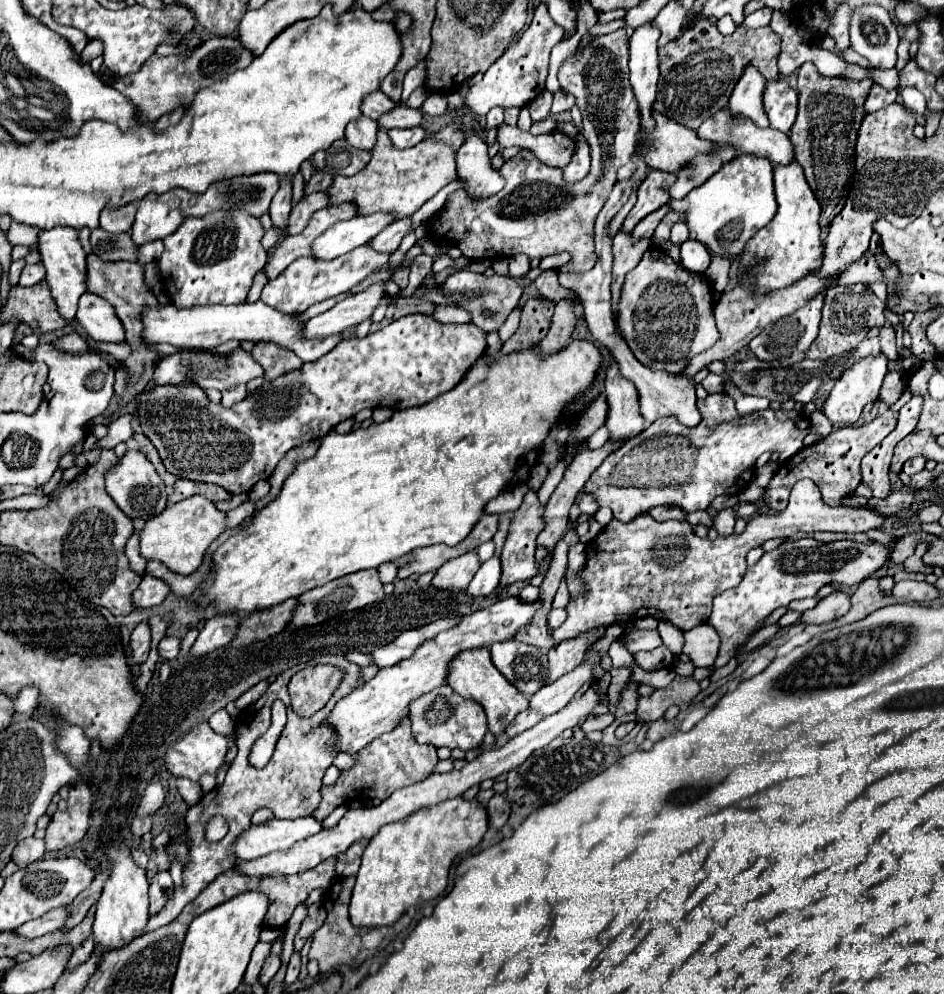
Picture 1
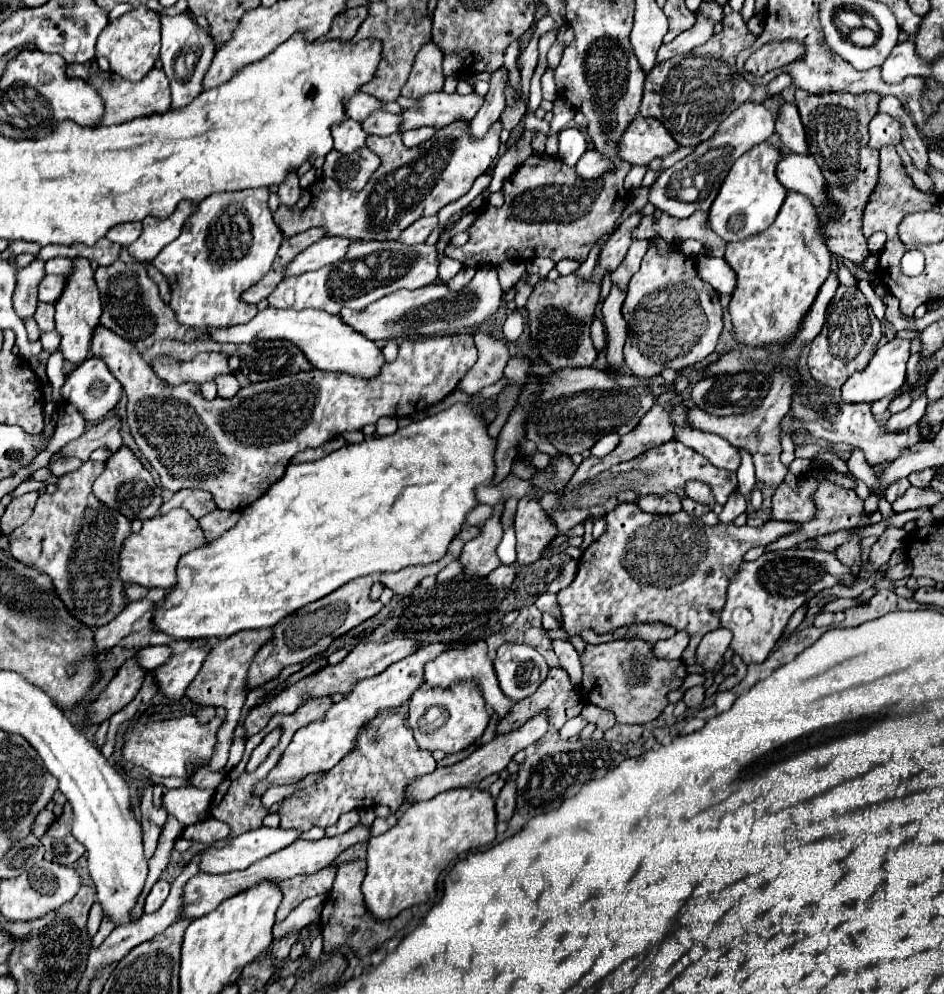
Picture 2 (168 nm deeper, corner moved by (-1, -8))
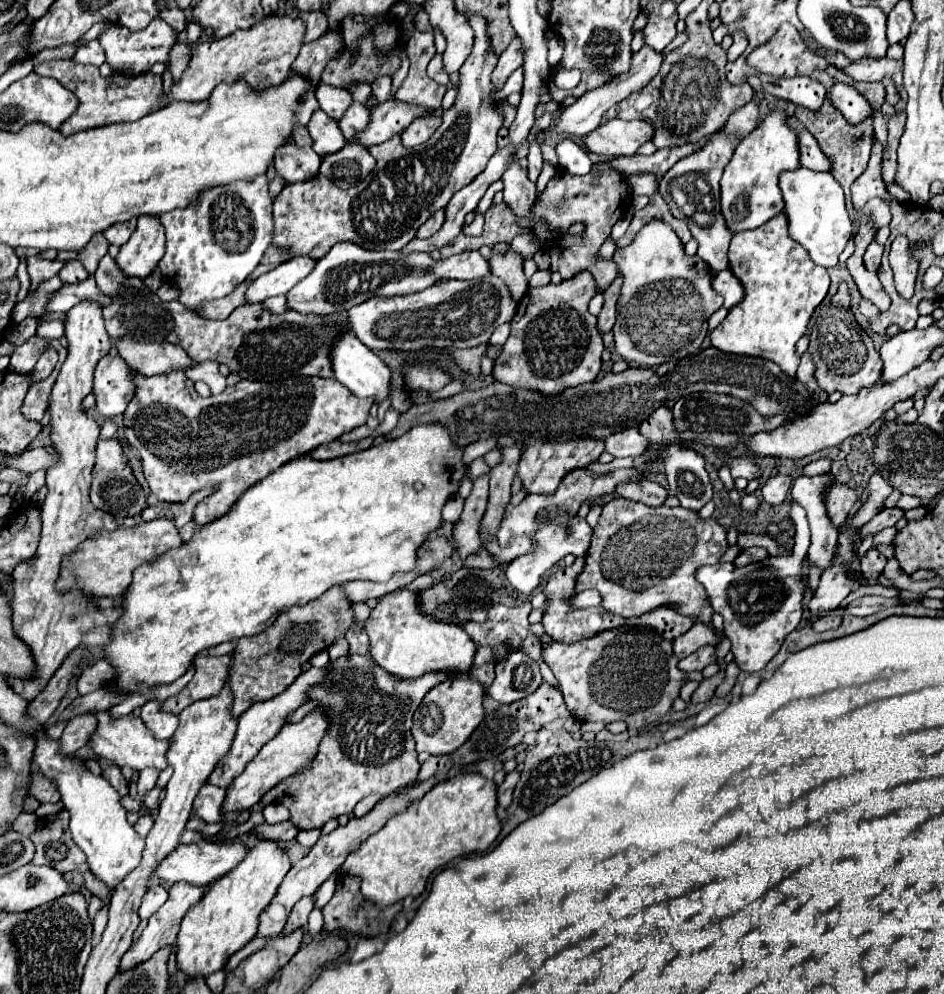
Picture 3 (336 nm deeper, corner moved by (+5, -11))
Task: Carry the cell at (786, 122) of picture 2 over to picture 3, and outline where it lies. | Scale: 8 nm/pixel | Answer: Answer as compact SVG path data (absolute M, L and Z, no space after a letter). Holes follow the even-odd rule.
M803 128L803 130L797 130L797 140L799 140L799 162L801 162L801 166L827 172L831 164L827 162L827 156L821 154L815 138Z

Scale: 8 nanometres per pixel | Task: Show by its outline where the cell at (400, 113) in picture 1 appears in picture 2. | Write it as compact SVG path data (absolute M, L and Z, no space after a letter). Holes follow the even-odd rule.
M381 109L381 111L375 111L373 115L369 115L369 119L365 119L361 123L361 127L369 135L391 135L391 133L399 131L399 123L401 123L399 115L391 115Z

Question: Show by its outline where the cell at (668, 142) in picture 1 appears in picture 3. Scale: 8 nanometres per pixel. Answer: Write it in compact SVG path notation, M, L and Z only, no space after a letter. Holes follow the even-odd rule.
M613 118L583 136L583 144L605 158L633 156L637 150L653 140L653 126L643 120L621 120Z

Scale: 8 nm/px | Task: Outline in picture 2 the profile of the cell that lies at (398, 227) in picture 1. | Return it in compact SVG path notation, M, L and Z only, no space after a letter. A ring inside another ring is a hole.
M437 215L421 217L419 221L415 221L411 227L407 227L407 229L401 233L399 241L401 241L401 243L425 243L427 237L431 235L431 231L437 229L437 225L439 225Z

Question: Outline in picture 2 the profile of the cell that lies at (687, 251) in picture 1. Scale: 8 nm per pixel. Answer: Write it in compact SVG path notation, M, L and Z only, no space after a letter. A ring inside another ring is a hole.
M697 257L697 271L701 275L703 281L707 281L715 291L725 293L725 295L733 295L735 287L737 287L737 275L733 273L733 269L727 265L725 259L717 259L717 257Z

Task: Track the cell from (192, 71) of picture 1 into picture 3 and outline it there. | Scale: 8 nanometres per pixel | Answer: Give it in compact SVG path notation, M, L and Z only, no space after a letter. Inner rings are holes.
M51 60L51 62L39 64L39 66L35 66L35 72L41 76L53 76L65 88L75 92L75 96L79 98L79 102L81 102L79 110L59 128L67 136L81 132L81 130L113 124L113 122L139 120L145 114L155 112L155 110L165 106L165 102L163 102L165 100L163 78L155 76L151 72L135 76L135 78L113 78L113 76L103 78L103 76L99 76L95 66L79 66L79 64L73 64L69 60Z

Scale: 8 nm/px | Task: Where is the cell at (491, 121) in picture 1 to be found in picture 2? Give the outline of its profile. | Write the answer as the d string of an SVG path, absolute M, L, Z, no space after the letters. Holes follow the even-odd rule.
M500 120L495 122L483 139L473 139L469 121L457 121L439 129L419 147L405 147L399 135L367 137L367 147L381 157L381 167L371 175L363 191L339 189L339 185L323 177L309 187L309 203L299 199L293 207L279 205L273 213L285 237L293 237L311 227L323 227L327 237L347 237L361 241L399 239L401 231L425 215L435 215L441 207L463 197L473 181L485 173L499 153Z

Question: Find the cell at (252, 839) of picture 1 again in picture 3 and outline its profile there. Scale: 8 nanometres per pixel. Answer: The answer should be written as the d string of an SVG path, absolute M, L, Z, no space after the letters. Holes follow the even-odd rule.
M199 840L193 844L179 844L155 870L155 874L165 882L189 882L195 886L209 886L211 882L219 880L223 874L233 870L249 852L249 846L235 840L221 840L221 842L207 842Z

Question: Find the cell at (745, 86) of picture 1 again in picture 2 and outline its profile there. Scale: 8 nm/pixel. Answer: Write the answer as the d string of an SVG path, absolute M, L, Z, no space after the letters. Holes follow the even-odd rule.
M743 103L737 111L733 111L723 123L721 127L715 131L715 135L711 139L707 139L705 143L699 143L695 147L695 151L691 155L687 155L685 159L681 159L679 163L675 163L671 169L663 171L659 175L659 179L651 185L651 191L649 191L649 201L659 207L661 211L669 213L669 215L693 215L697 209L701 211L709 211L711 203L715 201L717 193L719 193L719 187L723 183L723 179L727 177L731 165L743 155L747 153L753 145L769 139L775 131L775 119L773 115L763 107L763 105L755 105L755 103ZM701 175L705 177L705 185L699 187L701 195L697 201L693 201L695 205L683 205L685 201L679 201L677 197L671 195L671 187L673 185L679 185L679 187L687 187L687 185L693 185L695 187L695 177Z

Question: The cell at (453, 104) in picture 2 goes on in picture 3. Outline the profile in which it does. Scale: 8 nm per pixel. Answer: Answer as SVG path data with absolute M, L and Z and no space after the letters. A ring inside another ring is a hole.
M387 100L383 104L379 104L373 112L371 112L371 126L367 126L367 130L363 130L363 134L359 134L359 138L355 140L357 144L363 146L371 146L371 144L383 144L385 140L393 138L393 136L401 136L401 132L415 120L427 114L437 114L441 116L443 110L429 110L425 106L413 106L401 100Z

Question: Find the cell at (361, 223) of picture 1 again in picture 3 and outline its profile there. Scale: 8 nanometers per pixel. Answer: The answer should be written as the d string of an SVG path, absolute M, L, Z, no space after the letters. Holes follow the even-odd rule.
M293 256L291 260L279 264L275 270L259 276L247 290L247 302L259 304L271 296L287 294L315 268L315 264L317 260L311 256Z

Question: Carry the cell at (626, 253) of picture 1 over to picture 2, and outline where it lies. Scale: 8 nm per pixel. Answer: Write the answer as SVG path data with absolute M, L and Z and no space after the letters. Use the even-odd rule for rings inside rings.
M613 285L611 295L603 303L603 323L605 323L605 333L607 333L607 361L611 363L609 371L619 371L623 365L623 345L627 337L627 325L621 315L621 305L623 305L625 293Z

